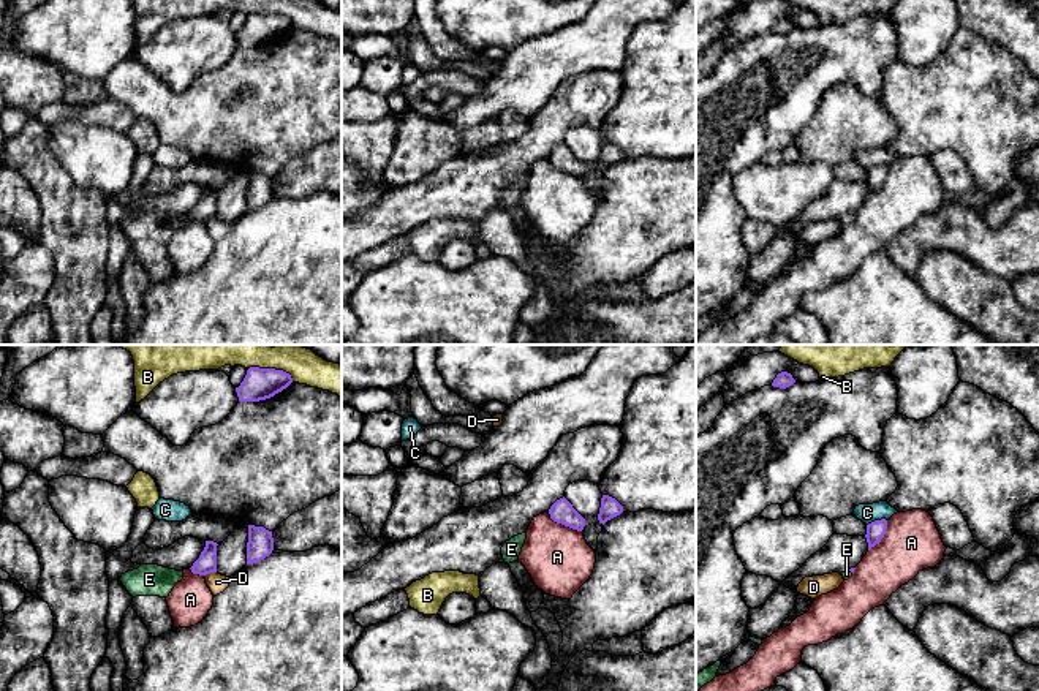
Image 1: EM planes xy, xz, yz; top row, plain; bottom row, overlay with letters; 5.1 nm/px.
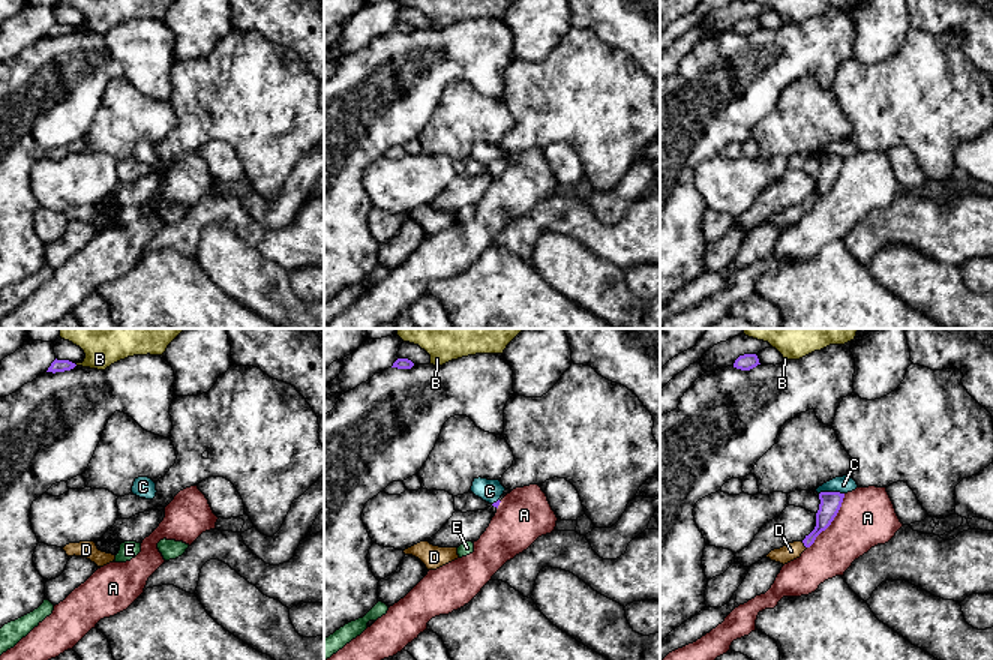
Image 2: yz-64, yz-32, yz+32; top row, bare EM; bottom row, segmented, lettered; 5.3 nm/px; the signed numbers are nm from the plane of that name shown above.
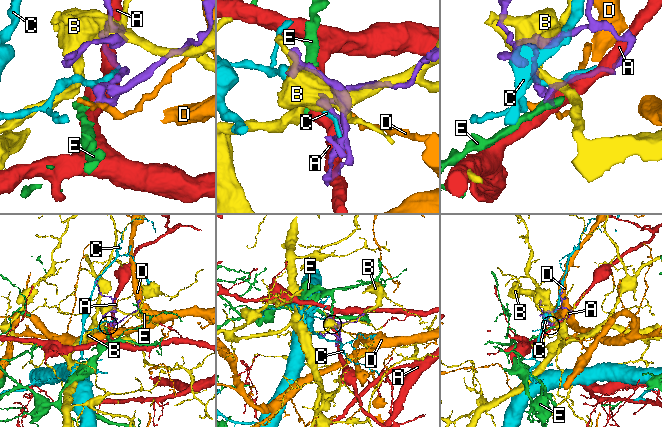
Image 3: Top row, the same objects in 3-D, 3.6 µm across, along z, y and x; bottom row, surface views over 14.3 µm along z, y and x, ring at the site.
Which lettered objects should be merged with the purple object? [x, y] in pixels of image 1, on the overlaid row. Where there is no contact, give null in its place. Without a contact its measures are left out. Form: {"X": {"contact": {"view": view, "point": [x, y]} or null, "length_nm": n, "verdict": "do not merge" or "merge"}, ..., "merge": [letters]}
{"A": {"contact": {"view": "xz", "point": [563, 524]}, "length_nm": 200, "verdict": "do not merge"}, "B": {"contact": {"view": "xy", "point": [272, 369]}, "length_nm": 240, "verdict": "do not merge"}, "C": {"contact": {"view": "yz", "point": [876, 521]}, "length_nm": 110, "verdict": "do not merge"}, "D": {"contact": {"view": "xy", "point": [209, 573]}, "length_nm": 70, "verdict": "do not merge"}, "E": {"contact": {"view": "yz", "point": [850, 570]}, "length_nm": 30, "verdict": "merge"}, "merge": ["E"]}

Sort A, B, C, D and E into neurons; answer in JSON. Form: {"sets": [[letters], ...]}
{"sets": [["A"], ["B"], ["C"], ["D"], ["E"]]}

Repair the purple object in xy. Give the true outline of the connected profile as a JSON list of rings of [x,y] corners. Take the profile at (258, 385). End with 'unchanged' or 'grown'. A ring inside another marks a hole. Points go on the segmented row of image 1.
[[[250,367],[236,392],[239,402],[259,402],[274,397],[291,383],[291,375],[283,370]]]; unchanged

